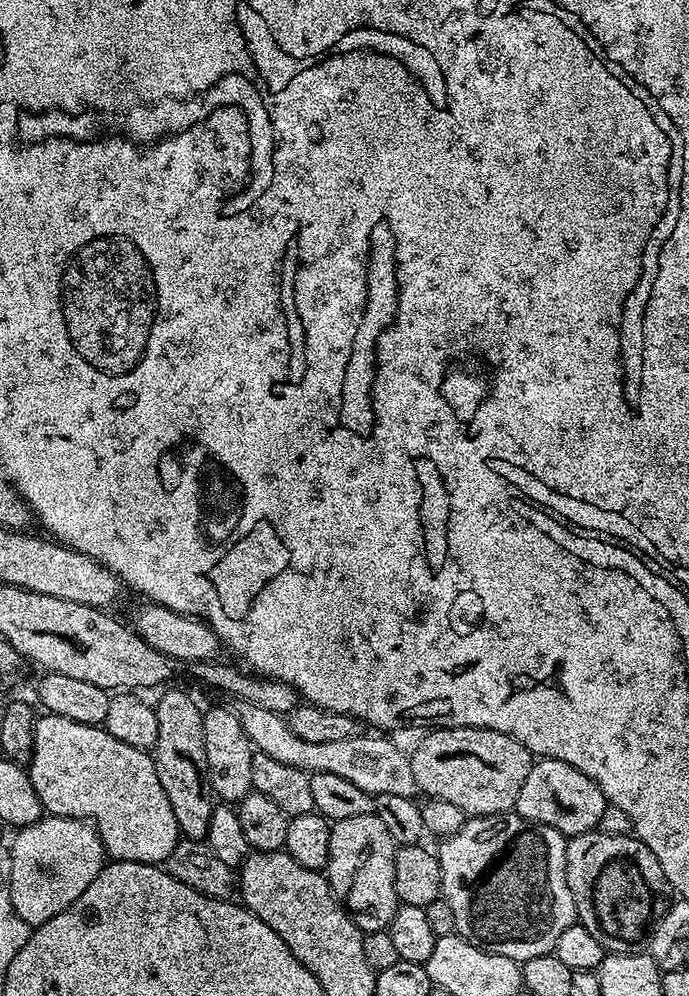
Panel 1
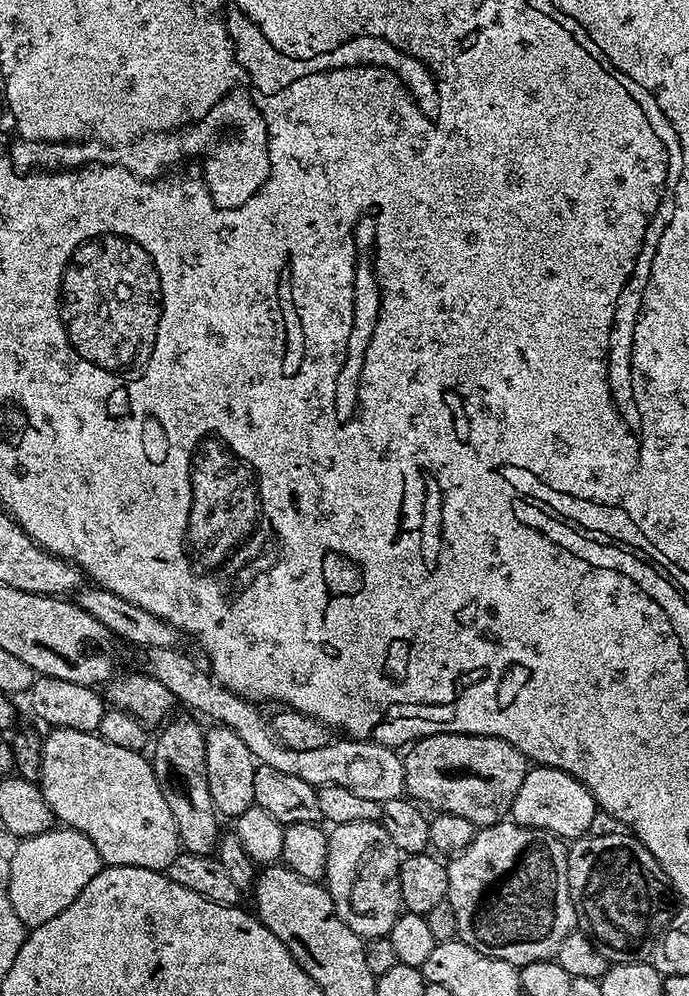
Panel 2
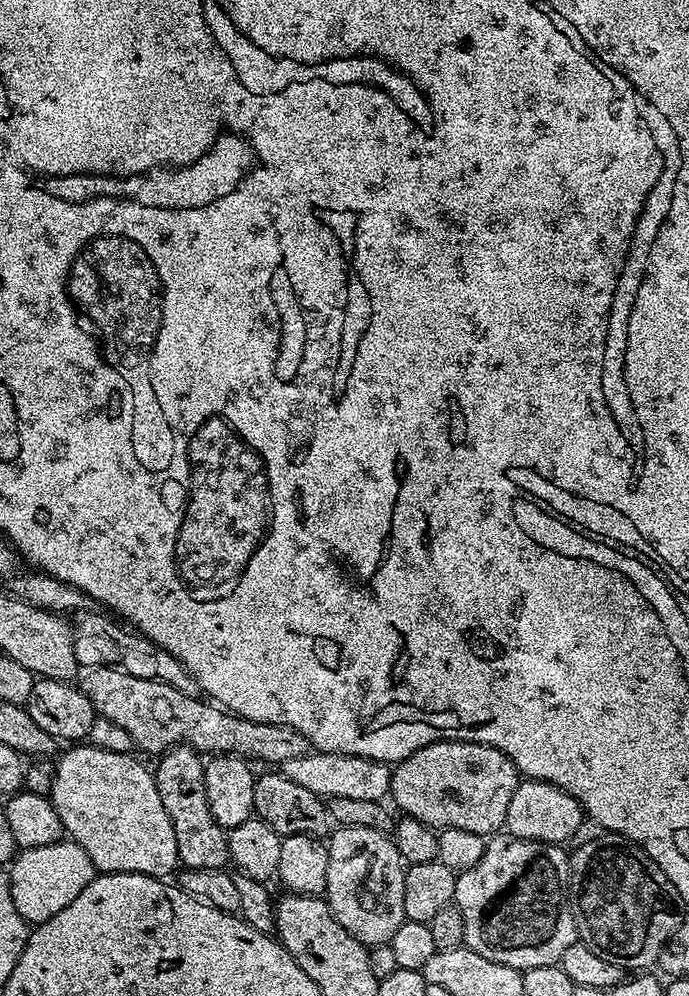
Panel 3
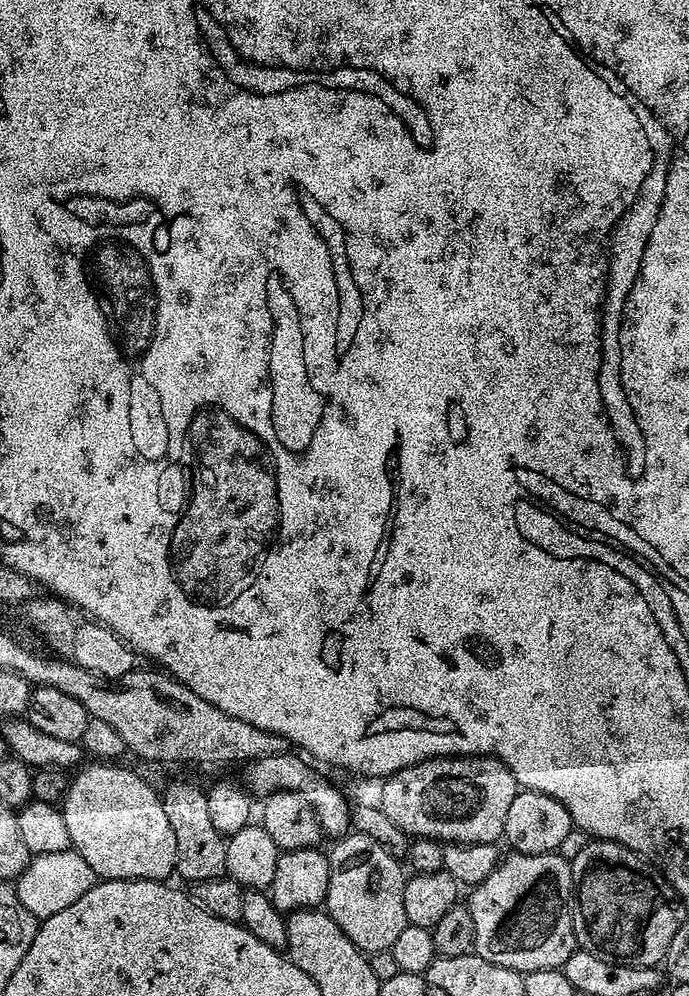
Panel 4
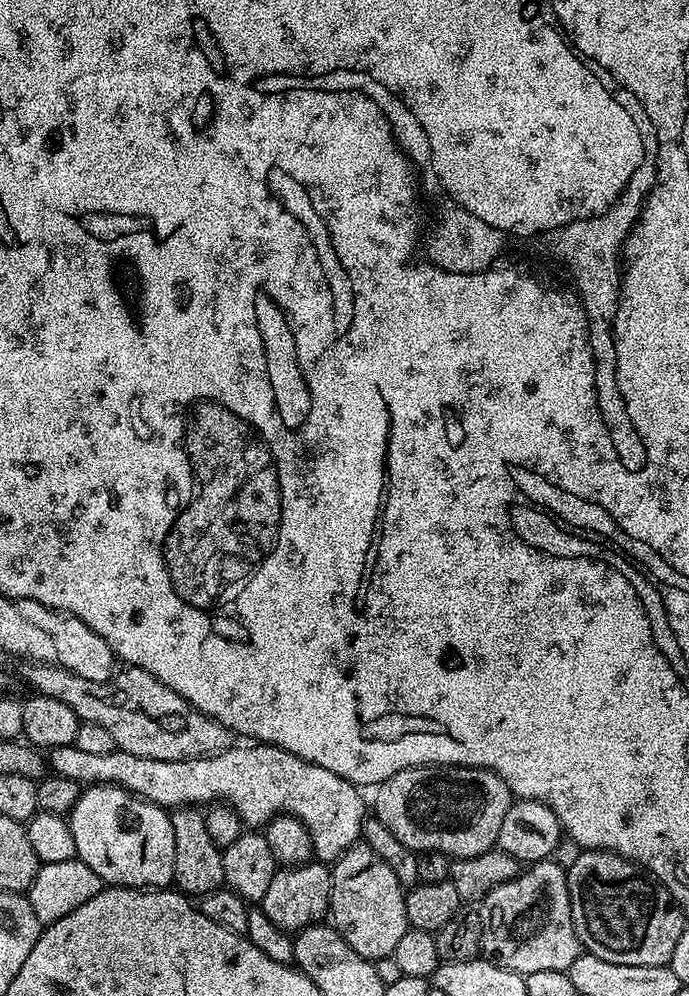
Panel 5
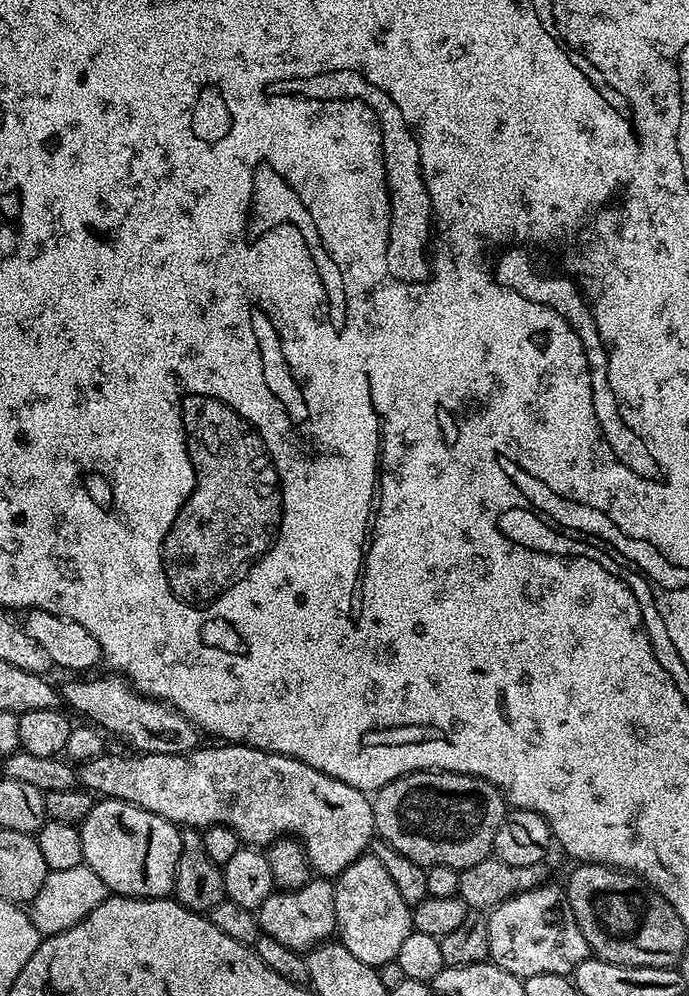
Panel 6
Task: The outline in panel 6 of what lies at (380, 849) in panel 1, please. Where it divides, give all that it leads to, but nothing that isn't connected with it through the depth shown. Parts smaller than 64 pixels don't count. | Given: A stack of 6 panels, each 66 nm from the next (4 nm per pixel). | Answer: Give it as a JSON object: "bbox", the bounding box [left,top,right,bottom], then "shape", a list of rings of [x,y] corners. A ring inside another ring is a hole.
{"bbox":[334,854,412,968],"shape":[[[371,854],[360,856],[351,864],[346,866],[346,870],[341,872],[334,880],[336,886],[336,930],[338,933],[339,943],[346,946],[346,950],[350,950],[350,954],[354,954],[354,958],[358,958],[358,962],[366,962],[371,968],[381,968],[386,962],[390,962],[396,958],[398,950],[402,946],[402,942],[406,942],[406,938],[412,933],[412,908],[402,898],[402,894],[398,894],[398,886],[394,886],[394,881],[390,879],[390,874],[386,870],[386,866],[382,866],[382,862],[378,862],[378,858]]]}

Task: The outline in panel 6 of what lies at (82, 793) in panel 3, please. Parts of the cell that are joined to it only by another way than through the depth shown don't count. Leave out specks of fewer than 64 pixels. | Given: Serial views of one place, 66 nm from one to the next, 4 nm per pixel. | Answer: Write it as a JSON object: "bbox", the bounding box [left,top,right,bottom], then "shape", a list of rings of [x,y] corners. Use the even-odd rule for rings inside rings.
{"bbox":[79,798,182,900],"shape":[[[100,798],[92,804],[79,829],[84,863],[106,882],[109,893],[137,896],[140,900],[159,900],[173,895],[182,850],[181,829],[177,825],[125,800]]]}

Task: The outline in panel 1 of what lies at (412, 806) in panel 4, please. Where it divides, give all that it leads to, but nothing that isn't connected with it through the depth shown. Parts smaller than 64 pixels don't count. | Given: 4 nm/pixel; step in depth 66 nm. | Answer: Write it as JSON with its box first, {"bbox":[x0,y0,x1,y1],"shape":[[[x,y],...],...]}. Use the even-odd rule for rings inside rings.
{"bbox":[410,728,534,818],"shape":[[[433,728],[425,733],[420,745],[410,752],[414,782],[425,797],[450,802],[468,818],[500,816],[515,809],[522,782],[534,763],[522,742],[485,728]]]}

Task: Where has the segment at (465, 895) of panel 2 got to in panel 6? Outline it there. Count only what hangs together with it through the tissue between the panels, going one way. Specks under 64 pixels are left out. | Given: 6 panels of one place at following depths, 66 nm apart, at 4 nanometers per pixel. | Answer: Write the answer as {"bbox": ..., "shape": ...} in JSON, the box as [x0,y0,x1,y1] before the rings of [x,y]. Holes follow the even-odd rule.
{"bbox":[486,882,590,980],"shape":[[[545,882],[538,888],[531,888],[517,896],[511,896],[496,908],[491,909],[486,916],[488,922],[488,937],[490,950],[488,960],[498,965],[502,970],[519,976],[521,980],[534,974],[562,974],[572,976],[577,966],[589,959],[590,949],[582,930],[578,930],[578,922],[574,918],[574,910],[570,910],[565,889],[555,888],[552,882]]]}

